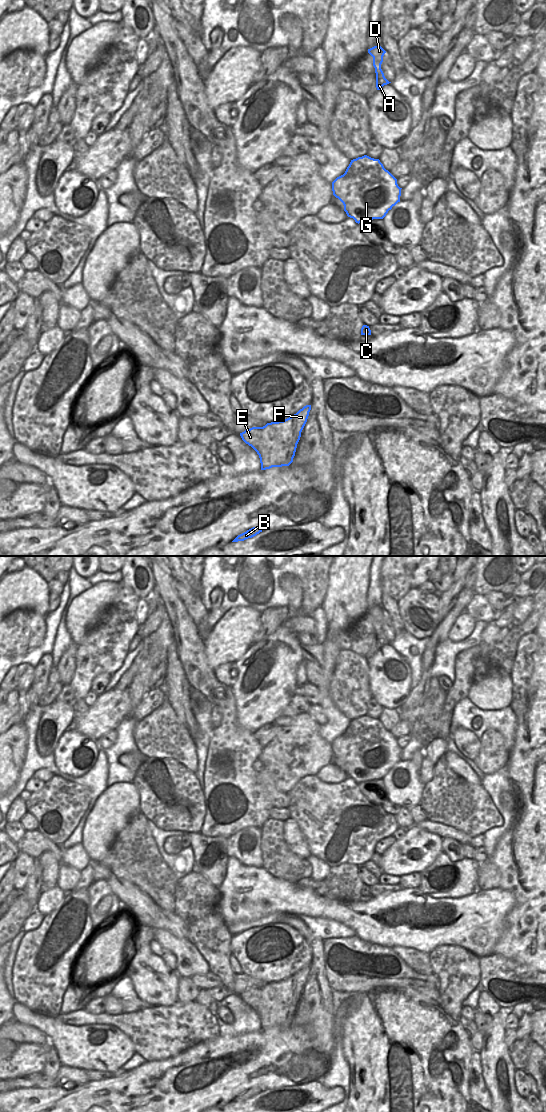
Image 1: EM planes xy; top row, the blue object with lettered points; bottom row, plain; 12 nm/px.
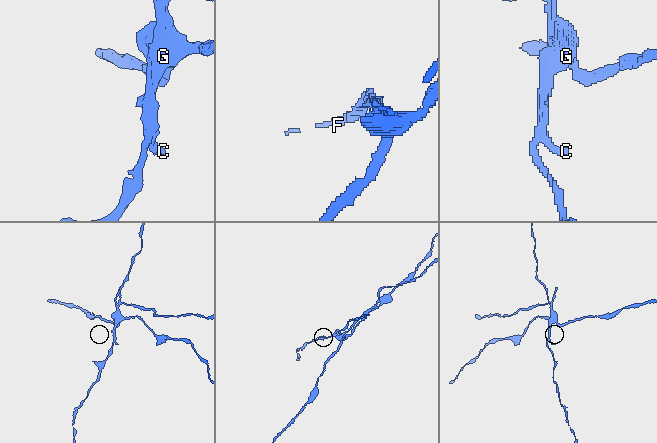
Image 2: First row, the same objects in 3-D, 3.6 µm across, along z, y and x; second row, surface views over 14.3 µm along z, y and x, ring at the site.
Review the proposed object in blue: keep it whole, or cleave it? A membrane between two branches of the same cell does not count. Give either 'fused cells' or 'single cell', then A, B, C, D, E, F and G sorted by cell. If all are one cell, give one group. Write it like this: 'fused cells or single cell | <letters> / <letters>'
fused cells | A B C D E F / G

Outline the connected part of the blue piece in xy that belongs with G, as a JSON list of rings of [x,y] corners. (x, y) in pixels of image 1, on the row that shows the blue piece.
[[[399,186],[378,187],[367,197],[354,197],[358,212],[362,214],[361,222],[383,219],[400,202],[401,189]]]

